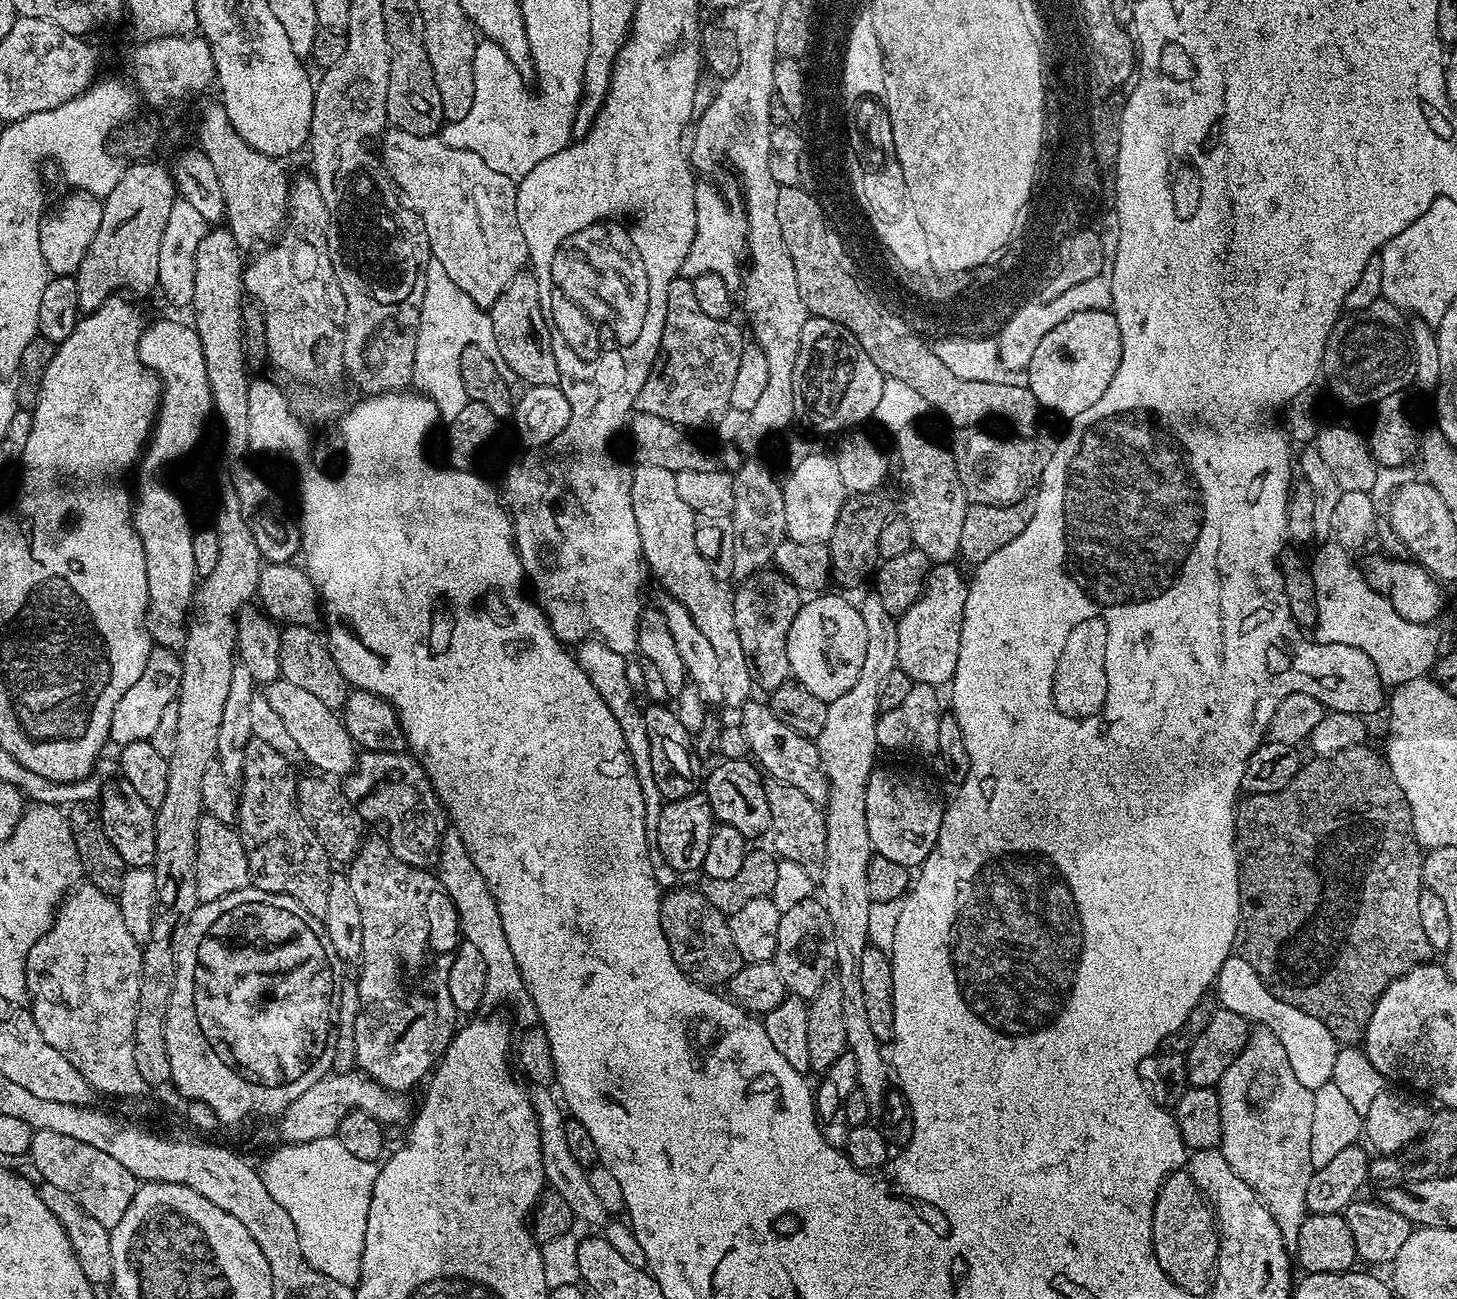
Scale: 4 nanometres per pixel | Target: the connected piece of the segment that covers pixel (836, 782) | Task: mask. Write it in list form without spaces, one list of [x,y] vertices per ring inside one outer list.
[[[868,594],[864,601],[858,604],[864,623],[864,637],[866,638],[866,658],[862,658],[862,671],[858,674],[858,682],[842,694],[842,698],[834,698],[828,701],[826,710],[826,726],[822,734],[817,738],[816,748],[822,758],[824,773],[828,779],[828,799],[824,821],[826,822],[826,862],[822,869],[822,875],[818,880],[818,896],[824,901],[826,914],[830,914],[830,926],[834,926],[834,938],[836,939],[836,967],[838,979],[842,986],[842,1015],[848,1035],[848,1051],[854,1054],[856,1063],[856,1086],[866,1094],[866,1102],[873,1114],[884,1111],[884,1097],[890,1091],[890,1064],[886,1059],[886,1052],[882,1049],[882,1041],[874,1034],[874,1026],[866,1015],[866,1005],[862,995],[862,982],[858,969],[862,963],[862,950],[870,947],[868,943],[868,927],[870,926],[870,906],[873,904],[870,898],[870,889],[866,886],[866,866],[874,855],[872,843],[870,842],[870,830],[866,830],[866,782],[870,782],[870,774],[877,767],[876,752],[876,718],[880,715],[880,695],[882,694],[882,682],[886,682],[894,669],[898,667],[898,626],[897,617],[882,606],[882,602],[875,594]]]

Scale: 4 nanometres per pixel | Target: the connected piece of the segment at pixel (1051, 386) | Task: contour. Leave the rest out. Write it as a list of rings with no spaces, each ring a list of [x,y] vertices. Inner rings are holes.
[[[1085,310],[1071,315],[1048,334],[1042,334],[1042,342],[1038,342],[1038,346],[1034,349],[1034,358],[1030,358],[1026,366],[1028,372],[1026,386],[1034,394],[1041,409],[1049,408],[1060,416],[1075,418],[1090,410],[1090,406],[1094,406],[1094,402],[1098,402],[1098,398],[1106,394],[1106,386],[1110,386],[1121,358],[1122,334],[1118,330],[1116,315],[1111,310]]]

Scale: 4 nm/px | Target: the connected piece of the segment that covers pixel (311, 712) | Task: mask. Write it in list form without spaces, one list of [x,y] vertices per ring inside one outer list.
[[[282,678],[268,684],[264,695],[297,743],[300,756],[316,767],[313,769],[328,776],[337,776],[336,778],[342,778],[354,769],[358,750],[341,715],[335,709],[323,705],[314,694]]]

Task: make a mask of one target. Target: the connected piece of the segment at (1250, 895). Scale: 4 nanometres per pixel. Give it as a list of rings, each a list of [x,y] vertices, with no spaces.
[[[1362,743],[1341,750],[1332,757],[1310,759],[1296,775],[1296,780],[1274,794],[1245,795],[1236,805],[1236,857],[1240,867],[1238,890],[1240,891],[1240,926],[1238,929],[1238,948],[1246,962],[1254,968],[1258,977],[1269,988],[1270,993],[1282,1002],[1304,1010],[1326,1024],[1330,1033],[1341,1045],[1359,1045],[1364,1031],[1370,1022],[1372,1007],[1376,999],[1383,994],[1392,980],[1404,976],[1419,964],[1429,963],[1434,953],[1430,938],[1422,931],[1422,922],[1418,919],[1418,898],[1422,891],[1422,877],[1412,868],[1412,848],[1416,844],[1416,835],[1412,829],[1410,806],[1398,786],[1398,782],[1388,771],[1387,759],[1380,758],[1376,764],[1376,773],[1372,780],[1359,780],[1352,776],[1347,780],[1348,771],[1360,764],[1360,756],[1368,752],[1369,745]]]

